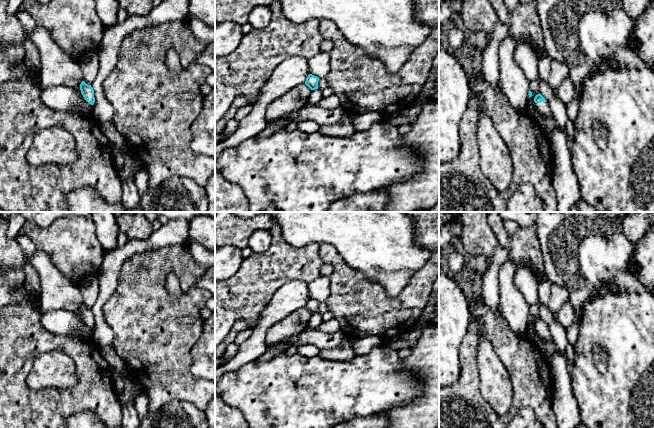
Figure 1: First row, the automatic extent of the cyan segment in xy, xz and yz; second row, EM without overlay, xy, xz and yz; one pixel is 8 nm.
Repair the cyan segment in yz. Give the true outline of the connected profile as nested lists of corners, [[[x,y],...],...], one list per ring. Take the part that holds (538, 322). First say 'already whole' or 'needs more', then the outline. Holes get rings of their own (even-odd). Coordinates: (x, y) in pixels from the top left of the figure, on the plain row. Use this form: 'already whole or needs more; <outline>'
needs more; [[[540,317],[535,320],[534,326],[535,326],[536,332],[541,338],[545,339],[546,341],[549,341],[552,339],[547,324]]]

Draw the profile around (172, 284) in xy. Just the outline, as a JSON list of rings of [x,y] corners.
[[[170,273],[167,276],[165,287],[167,292],[173,297],[178,297],[183,294],[183,291],[180,287],[179,279],[174,273]]]

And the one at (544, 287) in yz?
[[[549,280],[539,281],[538,283],[538,295],[540,303],[548,307],[552,282]]]

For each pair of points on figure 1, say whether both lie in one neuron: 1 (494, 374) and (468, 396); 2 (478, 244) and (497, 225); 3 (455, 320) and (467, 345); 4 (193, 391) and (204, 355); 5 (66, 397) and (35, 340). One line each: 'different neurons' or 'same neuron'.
1: different neurons
2: different neurons
3: different neurons
4: different neurons
5: same neuron

